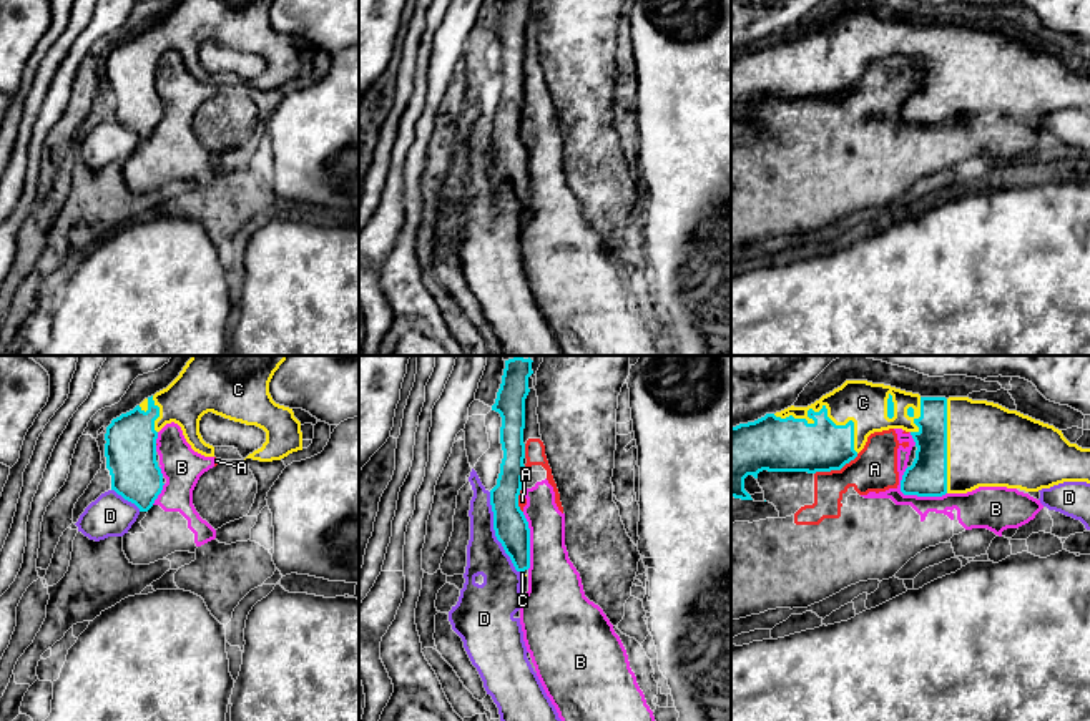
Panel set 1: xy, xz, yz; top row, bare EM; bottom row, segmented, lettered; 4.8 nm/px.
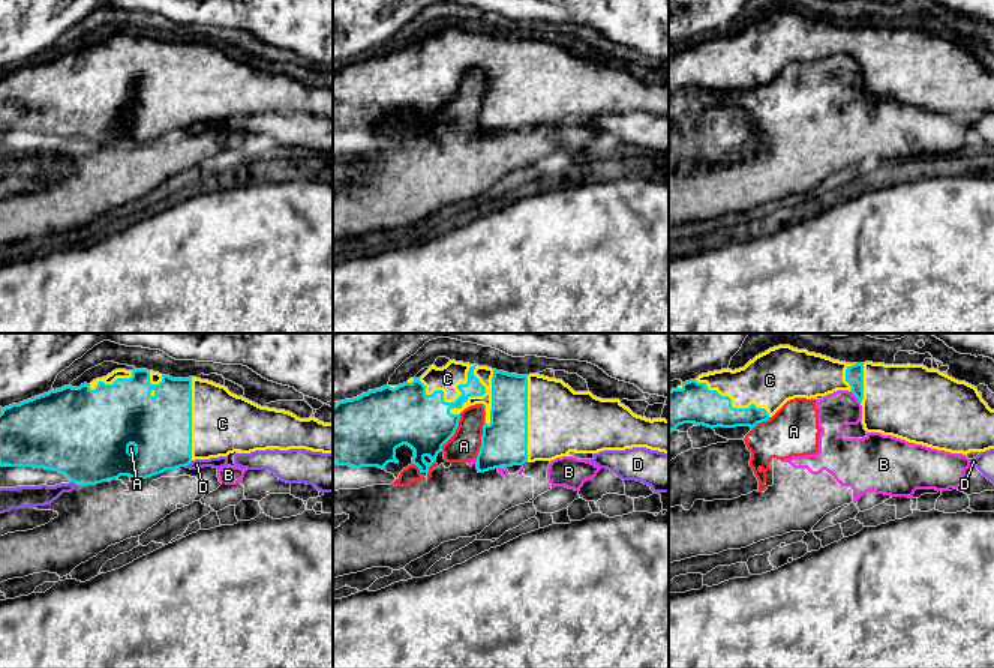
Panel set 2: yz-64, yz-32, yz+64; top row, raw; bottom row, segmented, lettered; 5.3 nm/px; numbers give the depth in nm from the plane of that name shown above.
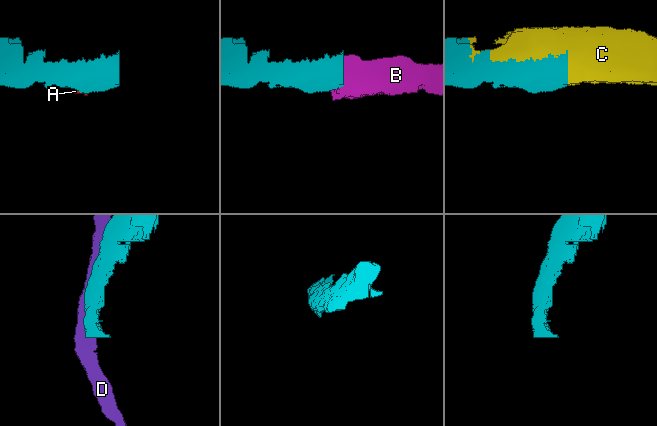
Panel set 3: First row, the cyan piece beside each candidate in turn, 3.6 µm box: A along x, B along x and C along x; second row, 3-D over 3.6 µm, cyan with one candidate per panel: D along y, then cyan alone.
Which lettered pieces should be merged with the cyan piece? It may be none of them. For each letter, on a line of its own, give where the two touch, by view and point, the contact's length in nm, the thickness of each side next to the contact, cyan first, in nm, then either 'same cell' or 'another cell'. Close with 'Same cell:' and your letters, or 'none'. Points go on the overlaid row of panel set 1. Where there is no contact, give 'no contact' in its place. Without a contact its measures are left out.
A: meets cyan in yz at (836, 469); contact 240 nm long; 260 nm thick on the cyan side, 220 nm on the other; another cell
B: meets cyan in yz at (913, 494); contact 240 nm long; 190 nm thick on the cyan side, 100 nm on the other; another cell
C: meets cyan in yz at (826, 412); contact 460 nm long; 260 nm thick on the cyan side, 200 nm on the other; same cell
D: meets cyan in xz at (495, 532); contact 420 nm long; 160 nm thick on the cyan side, 190 nm on the other; another cell
Same cell: C

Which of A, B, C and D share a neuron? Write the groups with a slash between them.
A B / C / D

